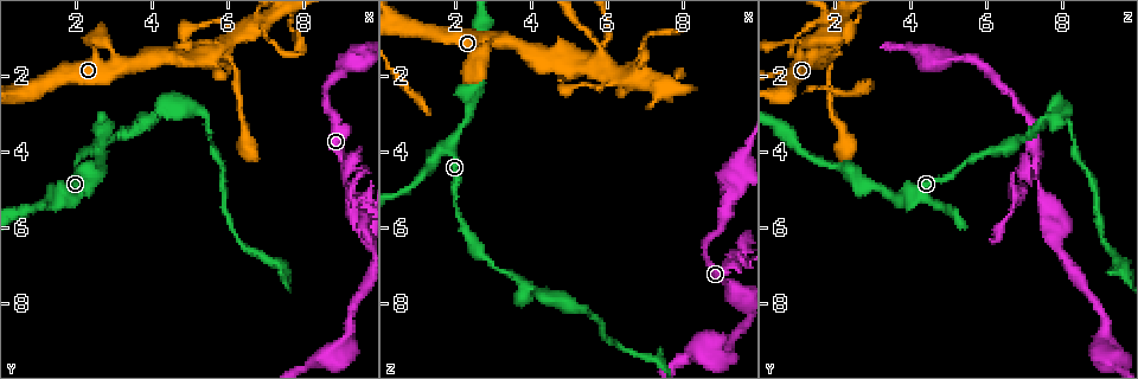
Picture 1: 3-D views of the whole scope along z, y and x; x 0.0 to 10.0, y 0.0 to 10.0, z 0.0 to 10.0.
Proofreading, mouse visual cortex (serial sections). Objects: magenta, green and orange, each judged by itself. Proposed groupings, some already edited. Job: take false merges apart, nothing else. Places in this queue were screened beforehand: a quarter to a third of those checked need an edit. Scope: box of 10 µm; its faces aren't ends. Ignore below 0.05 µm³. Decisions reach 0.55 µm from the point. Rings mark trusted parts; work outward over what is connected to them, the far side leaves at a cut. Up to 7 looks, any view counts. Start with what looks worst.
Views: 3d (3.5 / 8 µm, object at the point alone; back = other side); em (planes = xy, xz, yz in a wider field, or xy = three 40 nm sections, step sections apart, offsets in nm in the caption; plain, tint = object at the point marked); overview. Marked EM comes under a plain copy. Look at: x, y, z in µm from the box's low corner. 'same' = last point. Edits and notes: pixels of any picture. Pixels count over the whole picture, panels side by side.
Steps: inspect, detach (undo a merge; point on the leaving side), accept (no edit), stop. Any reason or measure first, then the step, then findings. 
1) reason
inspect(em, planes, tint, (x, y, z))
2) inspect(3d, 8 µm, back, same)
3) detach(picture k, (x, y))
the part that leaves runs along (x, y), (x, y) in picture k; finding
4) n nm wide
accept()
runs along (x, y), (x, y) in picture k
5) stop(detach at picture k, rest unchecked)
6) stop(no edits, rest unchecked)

sharp bend
inspect(3d, 3.5 µm, (9.25, 5.20, 6.80))

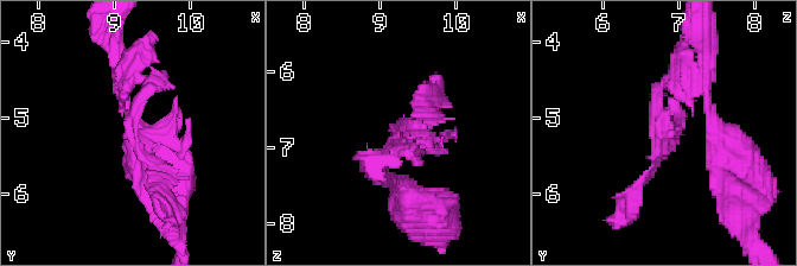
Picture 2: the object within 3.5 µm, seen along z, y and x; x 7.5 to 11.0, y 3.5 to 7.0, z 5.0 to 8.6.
inspect(em, xy, step 2, tint, (9.20, 5.15, 6.75))

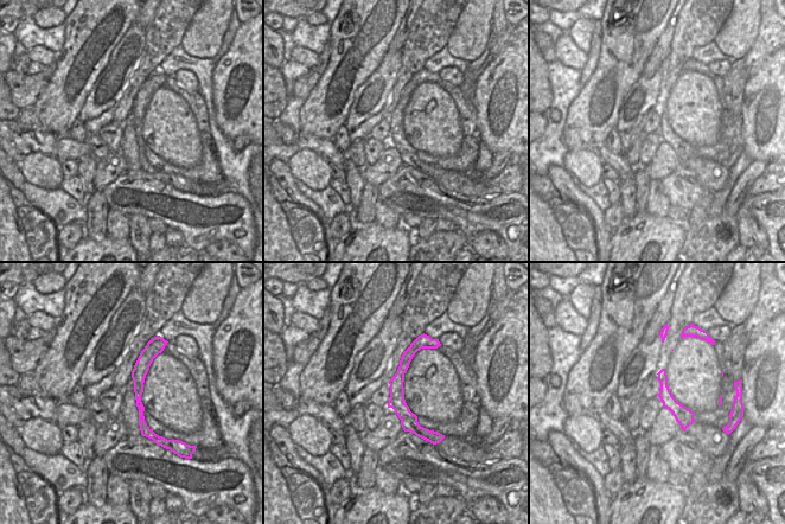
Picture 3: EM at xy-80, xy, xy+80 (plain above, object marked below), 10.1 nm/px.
accept()
runs along (681, 71), (656, 89), (660, 159), (632, 195) in picture 2; all the same cell

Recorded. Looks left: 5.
abrupt turn
inspect(3d, 3.5 µm, (5.40, 3.05, 8.20))

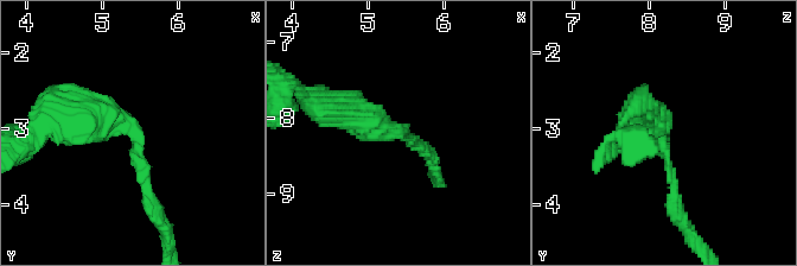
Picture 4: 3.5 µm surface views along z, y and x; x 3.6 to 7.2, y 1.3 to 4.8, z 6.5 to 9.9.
arms of 150, 400 nm; shape alone is not enough
inspect(em, xy, step 2, tint, (5.40, 3.00, 8.20))

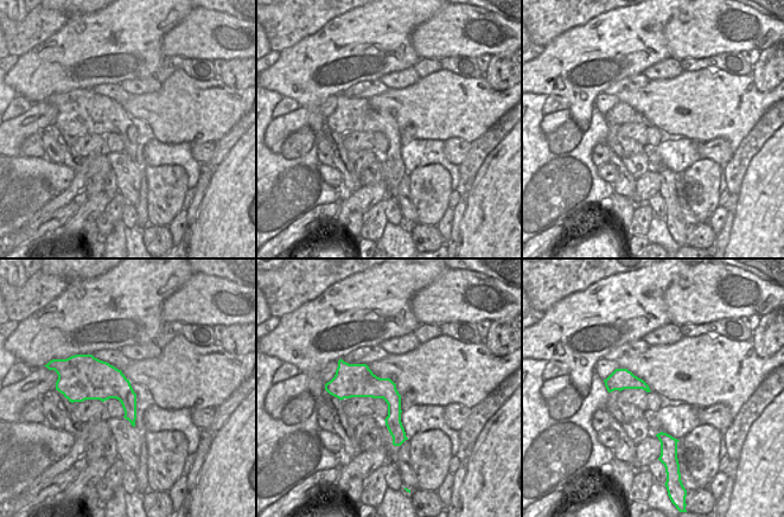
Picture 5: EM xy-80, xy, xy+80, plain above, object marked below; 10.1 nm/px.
accept()
runs along (338, 384), (380, 388), (402, 438) in picture 5; all the same cell

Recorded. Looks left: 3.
inspect(3d, 3.5 µm, (5.80, 1.30, 1.85))

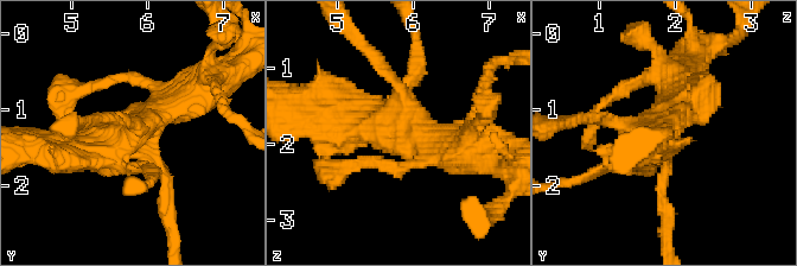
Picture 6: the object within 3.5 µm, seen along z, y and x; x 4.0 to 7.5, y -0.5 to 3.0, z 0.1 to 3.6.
shape alone is not enough
inspect(em, xy, step 5, tint, (5.85, 1.30, 1.85))

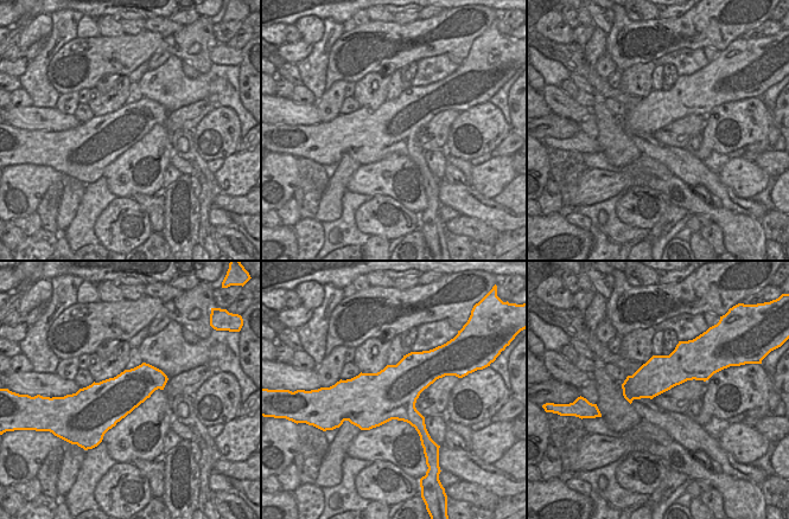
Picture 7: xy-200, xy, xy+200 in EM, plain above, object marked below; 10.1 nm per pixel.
accept()
runs along (58, 145), (113, 141), (197, 90) in picture 6; one cell here

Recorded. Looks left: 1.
stop(no edits, rest unchecked)

